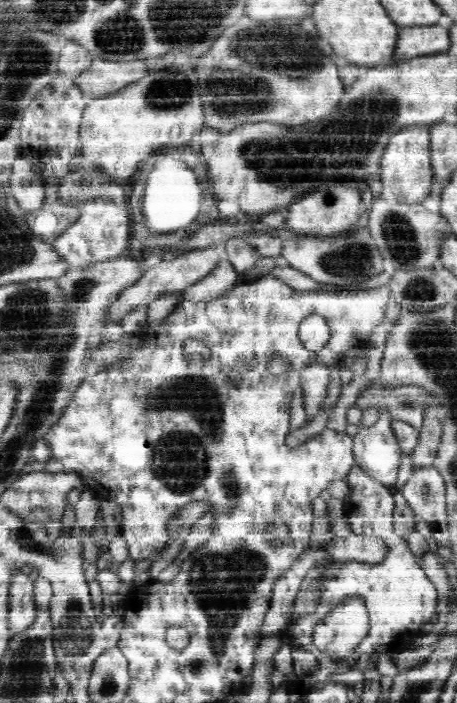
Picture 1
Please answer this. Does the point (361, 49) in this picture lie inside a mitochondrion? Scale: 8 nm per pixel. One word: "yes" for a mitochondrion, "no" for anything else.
no

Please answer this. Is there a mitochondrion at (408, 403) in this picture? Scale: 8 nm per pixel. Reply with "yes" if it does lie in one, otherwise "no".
yes

